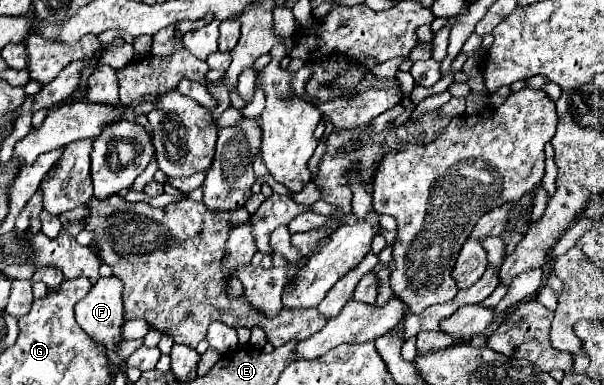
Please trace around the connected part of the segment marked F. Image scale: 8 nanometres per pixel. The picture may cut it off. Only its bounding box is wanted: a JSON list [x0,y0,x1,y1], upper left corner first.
[76,277,124,351]

